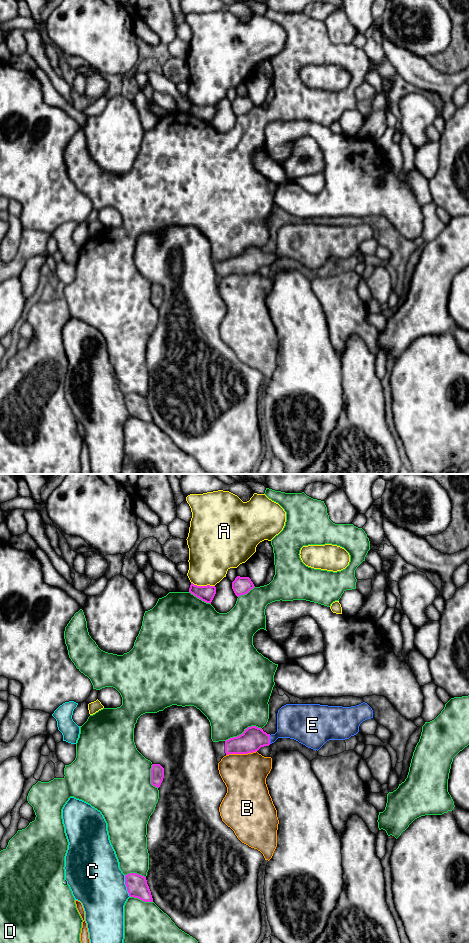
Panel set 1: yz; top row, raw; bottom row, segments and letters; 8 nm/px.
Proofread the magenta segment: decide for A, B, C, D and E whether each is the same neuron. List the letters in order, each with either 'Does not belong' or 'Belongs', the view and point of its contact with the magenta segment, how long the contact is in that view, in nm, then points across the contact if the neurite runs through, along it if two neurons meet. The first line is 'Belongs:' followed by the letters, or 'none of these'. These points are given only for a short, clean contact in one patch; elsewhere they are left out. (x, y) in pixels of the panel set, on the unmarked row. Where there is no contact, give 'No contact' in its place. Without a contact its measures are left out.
Belongs: E
A: Does not belong. Touches magenta at yz (203, 106). Shared border 190 nm
B: Does not belong. Touches magenta at yz (241, 273). Shared border 260 nm
C: Does not belong. Touches magenta at yz (126, 406). Shared border 180 nm
D: Does not belong. Touches magenta at yz (244, 251). Shared border 320 nm
E: Belongs. Touches magenta at yz (269, 259). Shared border 70 nm. Path across: yz (253, 258), (269, 259), (281, 253), (294, 241)

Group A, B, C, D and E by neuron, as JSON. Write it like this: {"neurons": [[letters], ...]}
{"neurons": [["A"], ["B"], ["C"], ["D"], ["E"]]}

